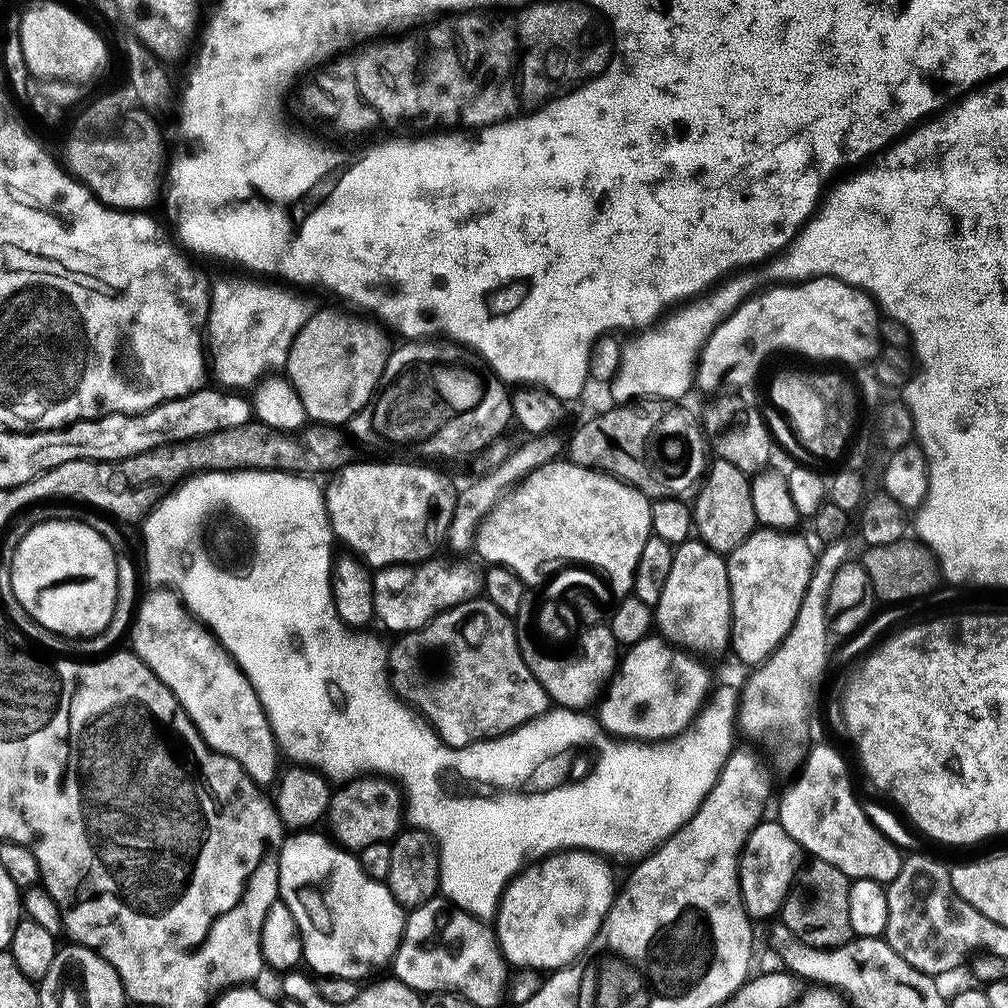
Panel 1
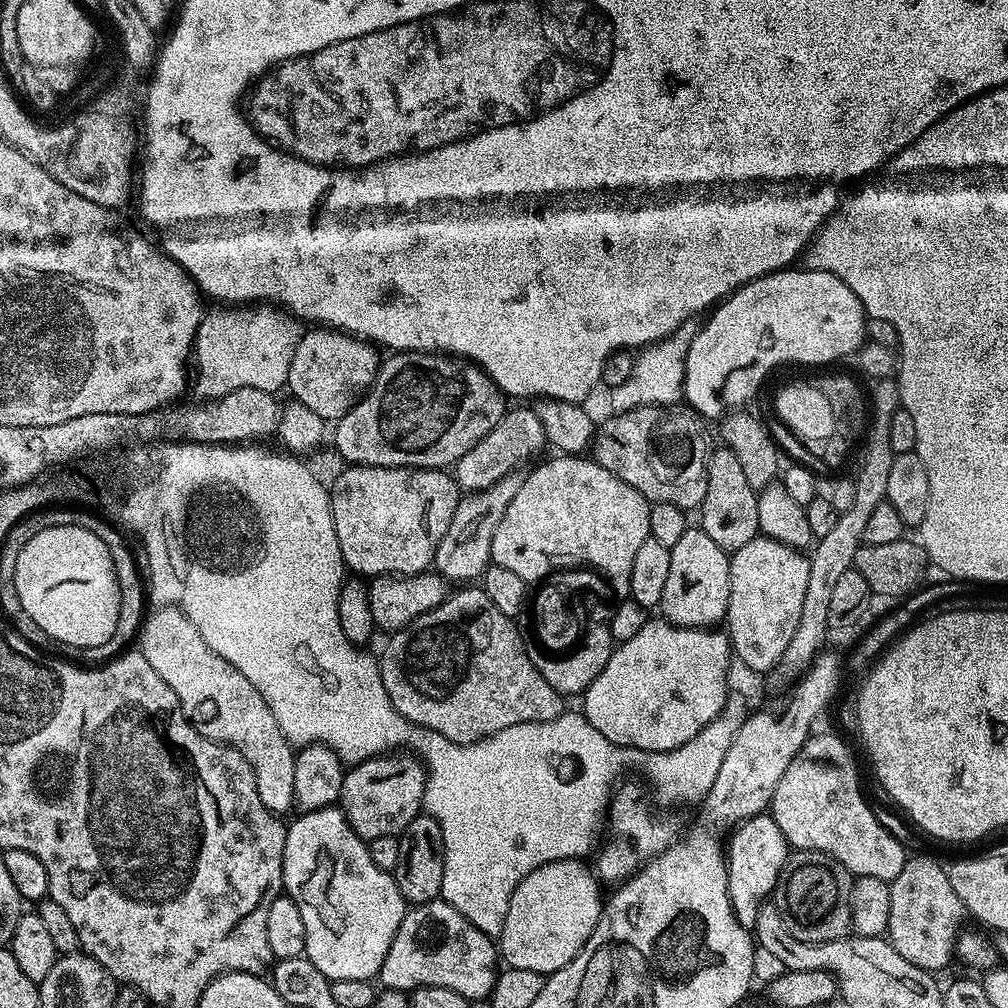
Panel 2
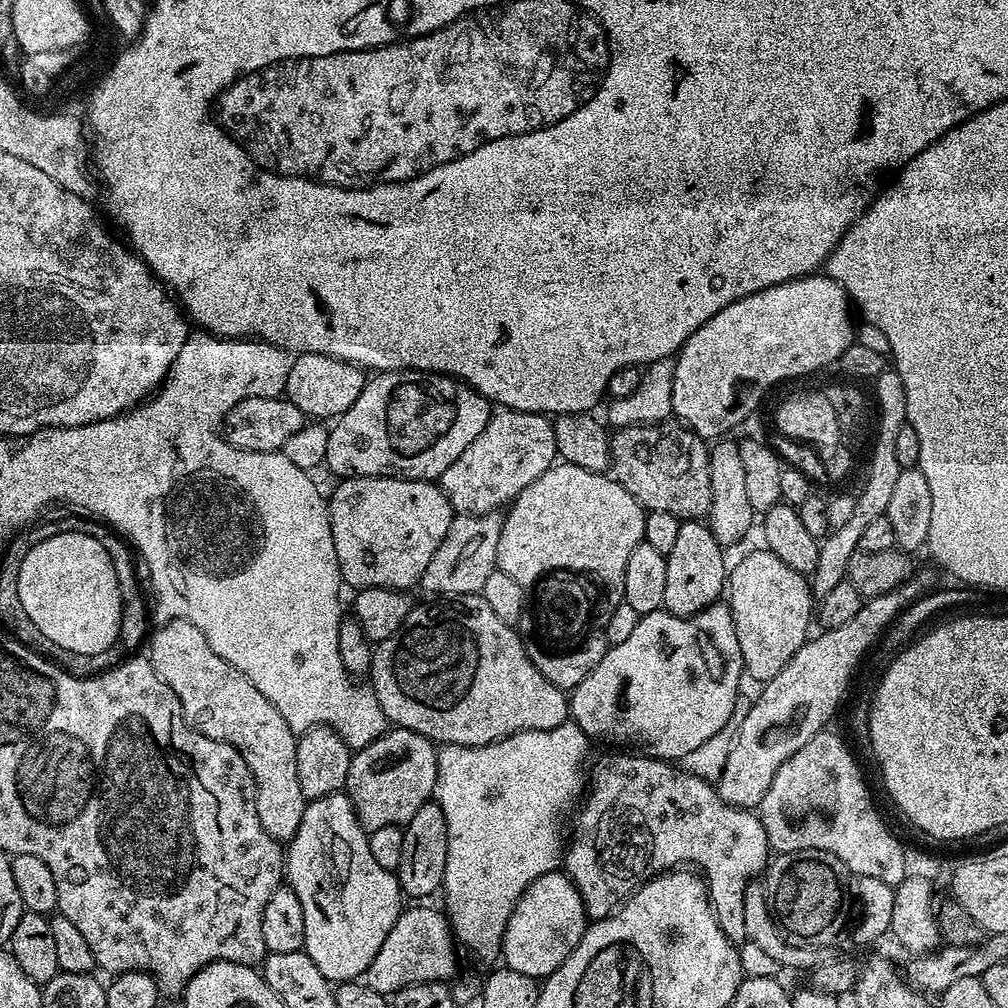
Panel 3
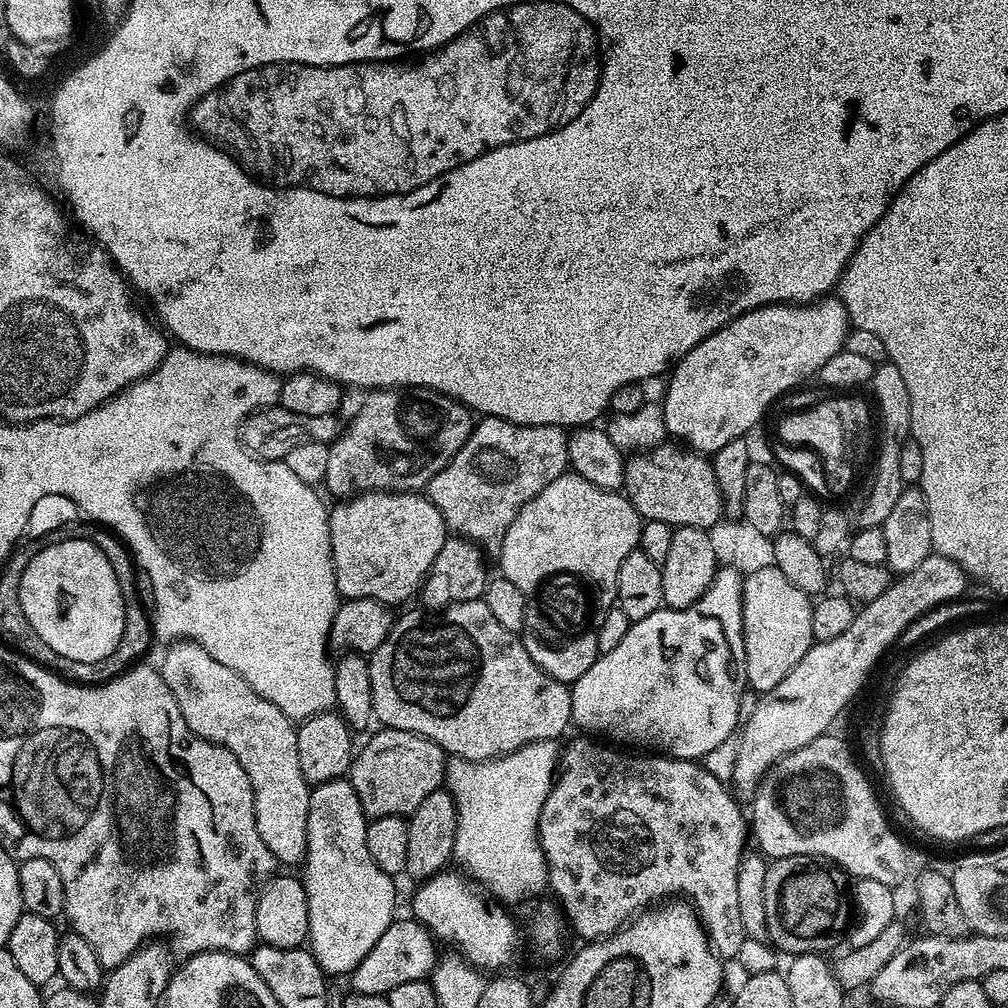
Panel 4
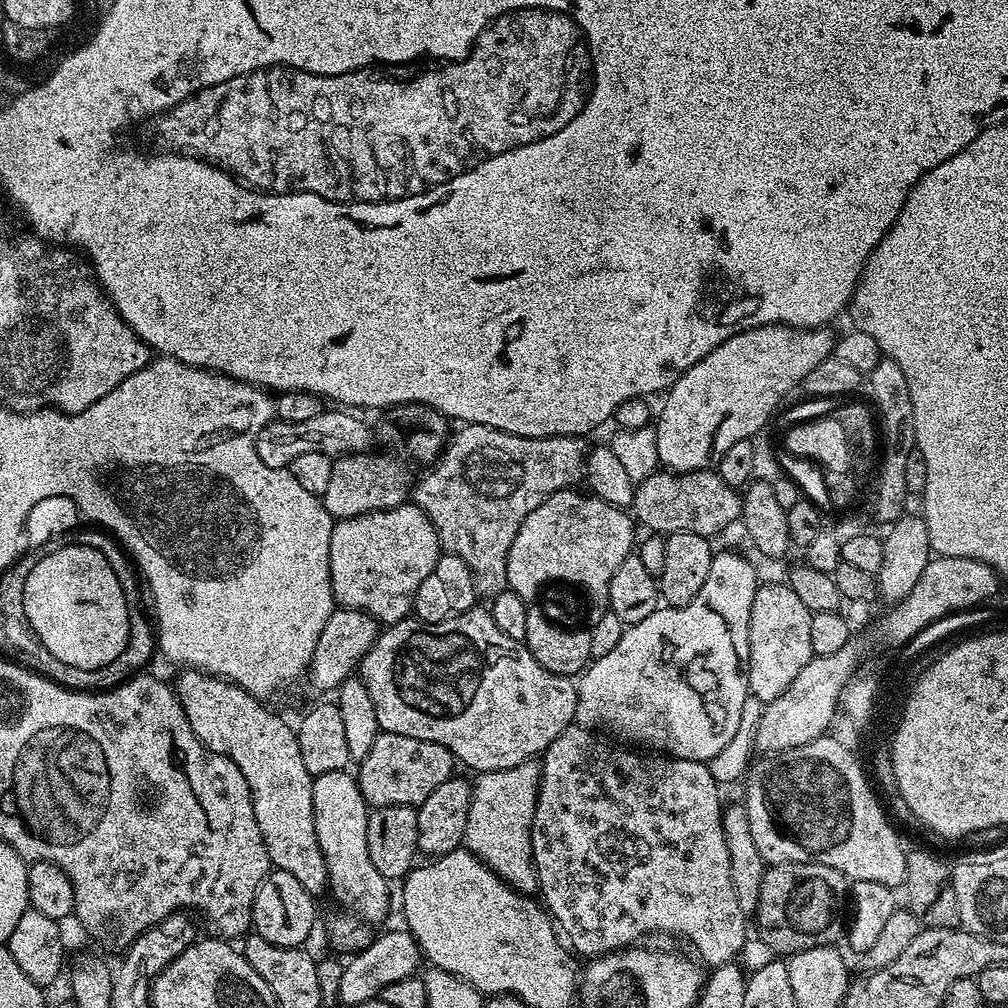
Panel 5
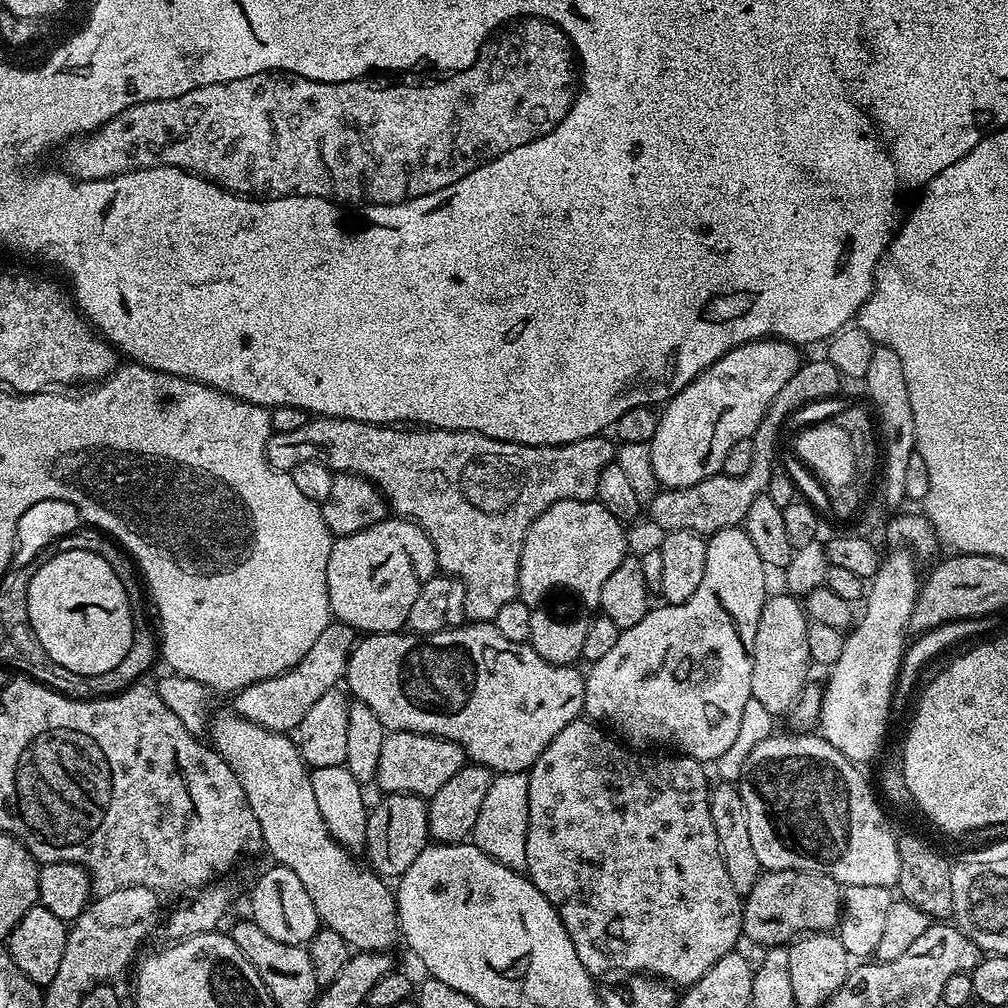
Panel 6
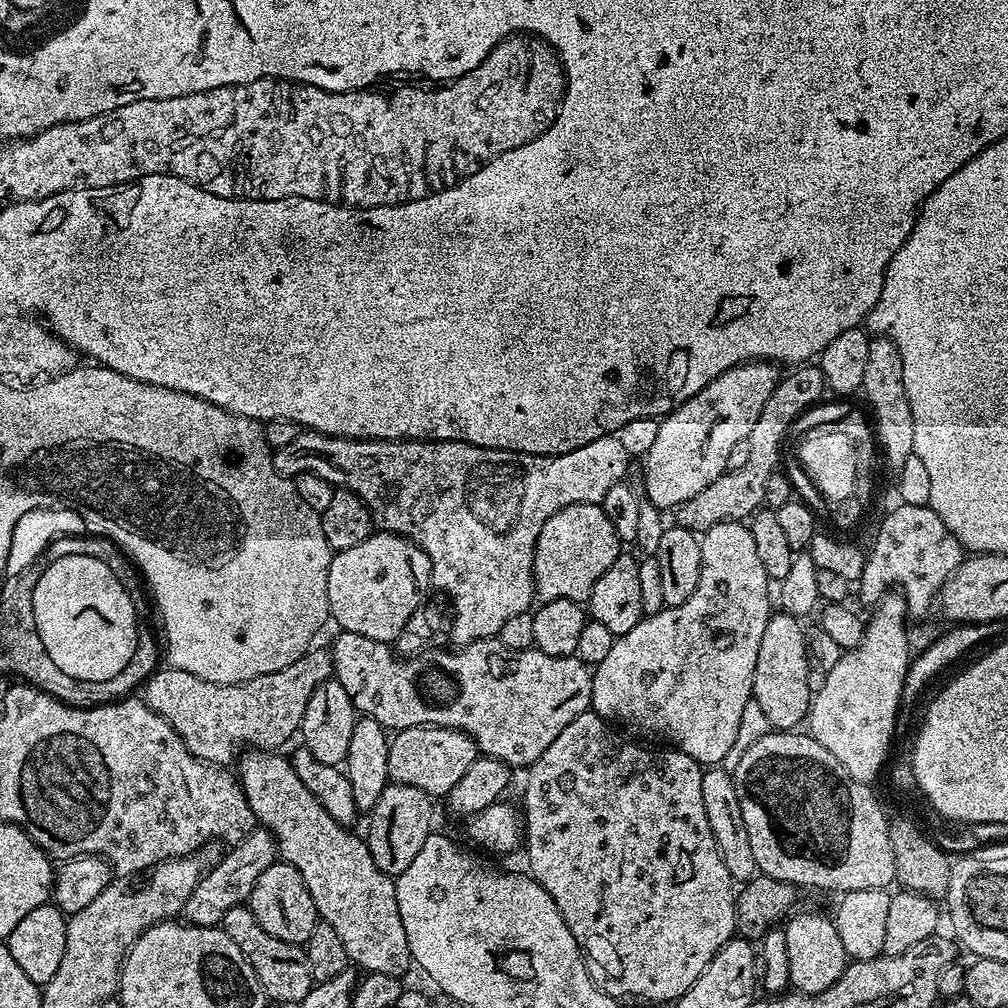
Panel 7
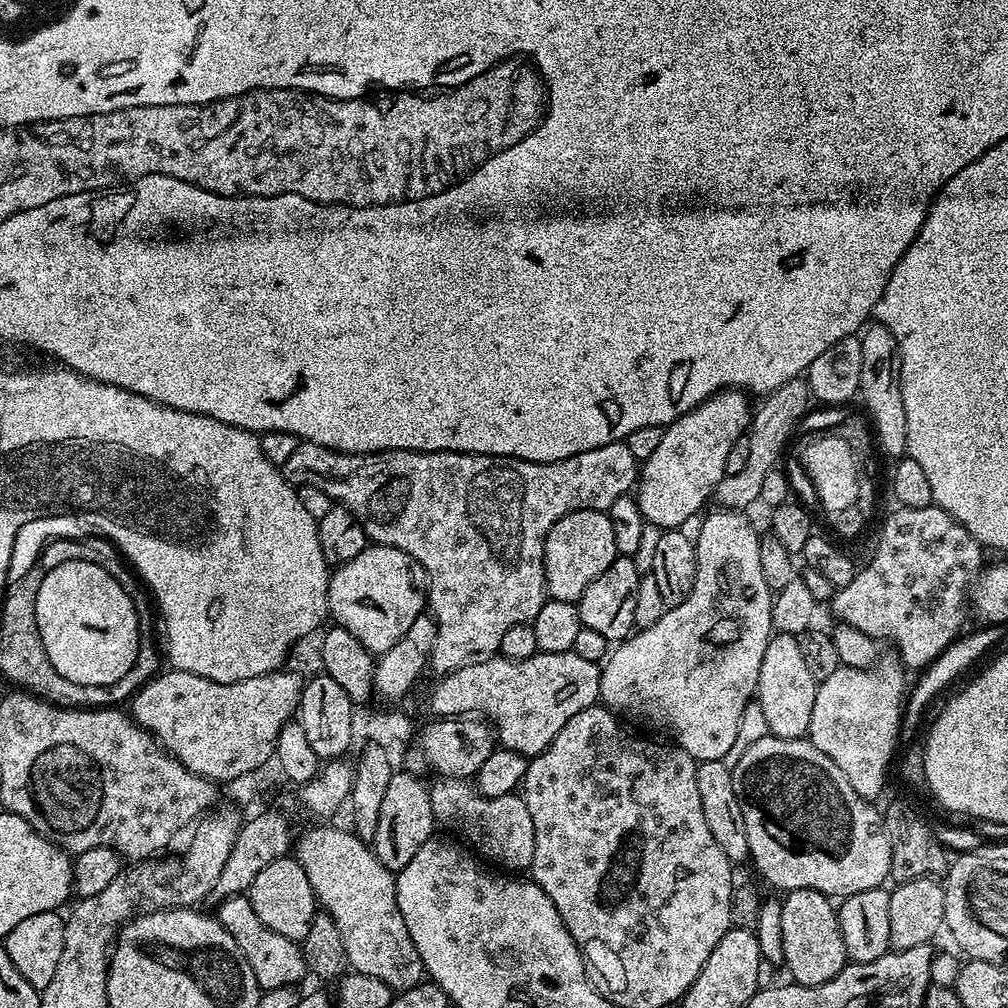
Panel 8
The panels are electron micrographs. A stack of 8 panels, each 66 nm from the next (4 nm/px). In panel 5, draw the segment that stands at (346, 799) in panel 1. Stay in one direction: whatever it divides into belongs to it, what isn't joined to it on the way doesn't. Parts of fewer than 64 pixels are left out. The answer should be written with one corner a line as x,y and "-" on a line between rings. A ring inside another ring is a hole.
381,732
378,738
374,738
374,746
370,746
370,754
364,760
359,761
358,779
360,789
364,795
364,800
372,808
382,806
410,806
417,809
426,798
430,798
430,793
442,782
446,782
454,775
454,757
446,746
438,746
438,742
426,742
418,738
406,738
406,734
390,734

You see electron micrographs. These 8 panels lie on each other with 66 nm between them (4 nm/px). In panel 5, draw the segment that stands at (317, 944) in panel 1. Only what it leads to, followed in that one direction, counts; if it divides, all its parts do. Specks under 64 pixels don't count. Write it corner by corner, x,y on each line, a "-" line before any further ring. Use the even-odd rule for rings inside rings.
331,772
312,781
314,834
318,834
318,846
326,862
330,893
344,907
344,912
332,920
332,944
347,954
364,948
373,939
374,932
368,929
368,924
380,924
387,918
390,888
390,881
378,874
374,862
370,862
370,850
366,850
370,805
364,800
359,779
350,773

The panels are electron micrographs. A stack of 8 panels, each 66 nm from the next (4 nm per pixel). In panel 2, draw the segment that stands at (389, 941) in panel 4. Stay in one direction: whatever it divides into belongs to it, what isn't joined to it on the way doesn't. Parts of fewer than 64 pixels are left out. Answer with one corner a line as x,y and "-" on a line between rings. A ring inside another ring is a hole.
435,899
405,911
382,962
378,980
388,990
408,990
413,986
453,988
470,1002
487,1001
498,975
498,948
493,937
476,931
445,900

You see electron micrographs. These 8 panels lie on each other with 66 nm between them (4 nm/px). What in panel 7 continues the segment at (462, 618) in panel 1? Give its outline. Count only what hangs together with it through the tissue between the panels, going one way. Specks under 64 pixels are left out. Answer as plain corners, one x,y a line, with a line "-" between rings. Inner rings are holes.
343,630
337,631
337,633
336,641
330,645
334,679
342,686
342,690
346,690
346,694
350,694
350,702
361,717
369,716
374,718
386,730
399,730
401,728
413,728
414,726
459,728
460,731
469,736
483,755
492,756
496,760
506,762
509,768
513,770
527,769
528,765
533,764
542,754
542,750
546,750
546,746
550,746
550,742
554,742
554,738
558,738
558,734
562,734
562,730
566,730
566,726
570,726
570,722
574,722
574,718
578,718
578,714
589,711
592,707
593,669
580,661
576,655
551,656
550,654
542,654
535,646
526,650
510,650
510,646
502,646
500,639
493,638
491,640
475,640
457,647
455,649
457,652
425,650
405,659
403,655
394,651
391,643
383,644
374,638
362,638
362,634
354,634

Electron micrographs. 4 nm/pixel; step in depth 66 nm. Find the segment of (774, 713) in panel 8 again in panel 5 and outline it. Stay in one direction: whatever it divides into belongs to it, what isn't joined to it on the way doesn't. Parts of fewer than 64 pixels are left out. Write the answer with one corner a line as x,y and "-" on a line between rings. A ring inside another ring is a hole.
788,582
782,584
761,583
754,594
754,606
750,606
750,658
748,659
748,690
751,696
758,698
765,704
770,703
778,694
782,694
798,678
802,666
812,660
810,646
811,610
798,598

